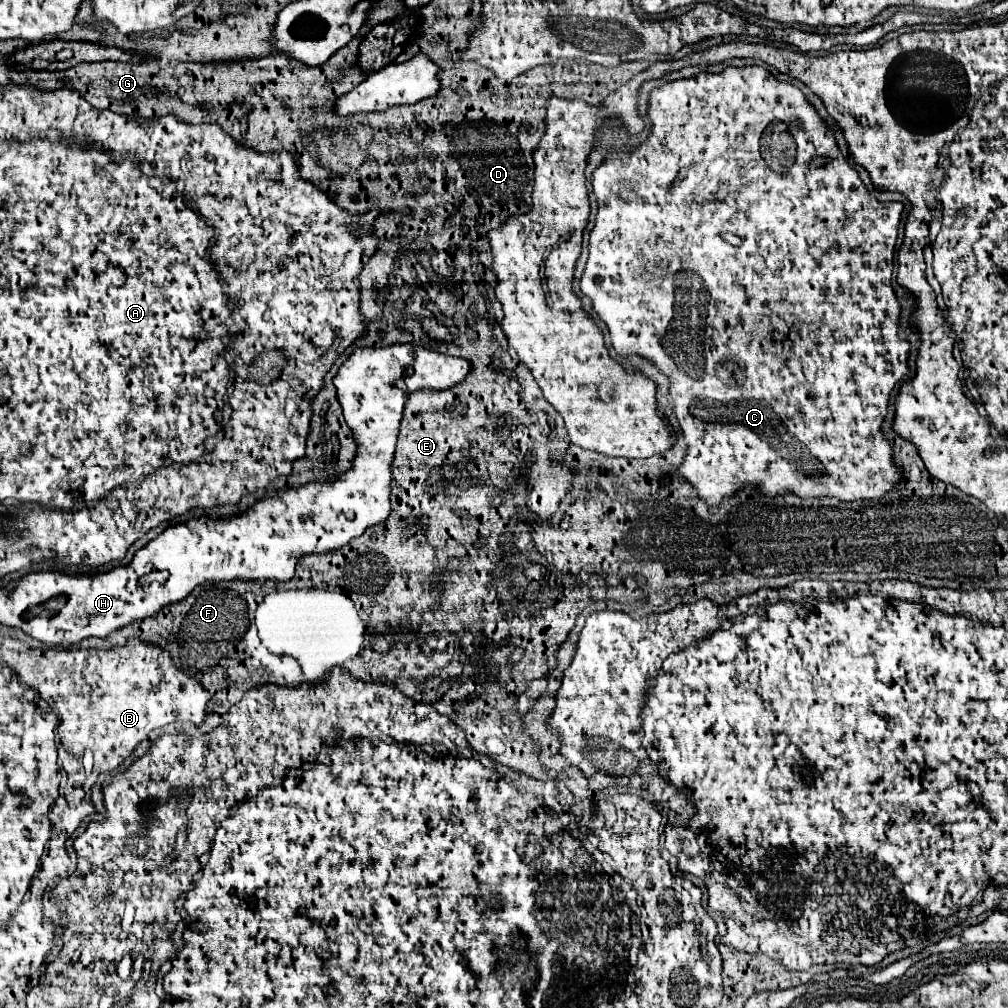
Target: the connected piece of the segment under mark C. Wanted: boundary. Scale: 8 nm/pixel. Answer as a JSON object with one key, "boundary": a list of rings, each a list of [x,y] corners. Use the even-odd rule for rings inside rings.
{"boundary":[[[760,65],[726,67],[722,73],[698,73],[696,77],[668,81],[650,91],[644,119],[652,125],[648,139],[630,151],[612,145],[602,165],[592,171],[592,191],[596,195],[598,213],[590,231],[588,261],[580,277],[580,289],[592,299],[594,311],[606,323],[610,345],[620,355],[638,355],[654,363],[658,371],[670,379],[668,401],[688,445],[686,457],[682,465],[676,467],[676,473],[690,481],[710,507],[718,507],[742,487],[756,487],[760,495],[766,497],[786,493],[808,493],[810,497],[810,493],[814,493],[814,497],[836,497],[840,501],[880,499],[894,491],[904,473],[902,467],[894,463],[892,443],[886,439],[882,427],[888,413],[890,391],[908,375],[910,341],[898,333],[902,309],[891,285],[896,237],[904,205],[898,201],[876,201],[864,187],[856,169],[844,159],[836,145],[834,131],[806,95],[792,83],[774,79],[774,75]],[[718,233],[732,233],[740,243],[730,243],[728,235]]]}

